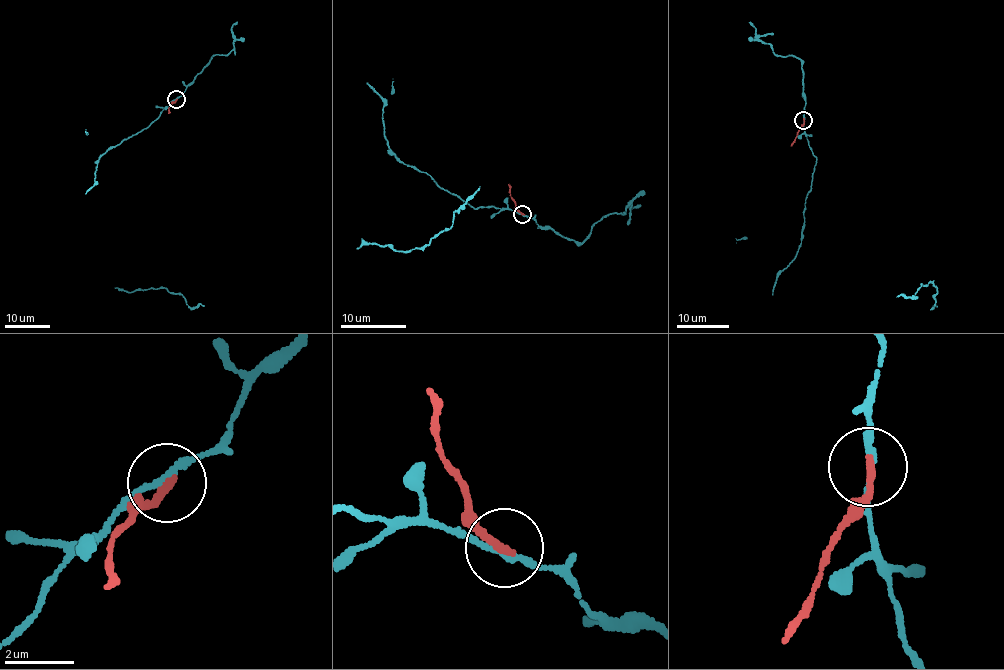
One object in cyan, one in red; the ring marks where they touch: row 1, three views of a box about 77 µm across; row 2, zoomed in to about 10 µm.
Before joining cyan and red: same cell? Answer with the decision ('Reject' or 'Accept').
Reject

